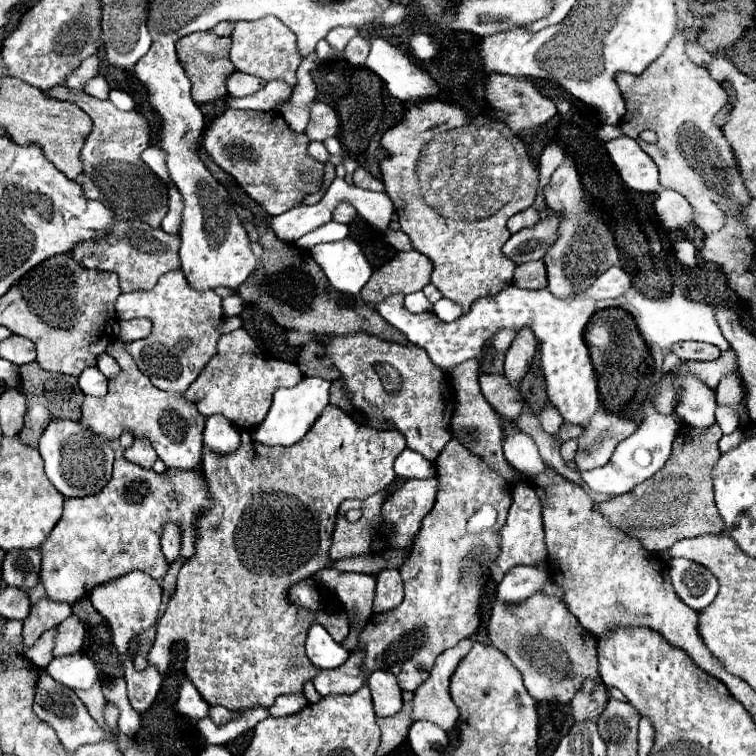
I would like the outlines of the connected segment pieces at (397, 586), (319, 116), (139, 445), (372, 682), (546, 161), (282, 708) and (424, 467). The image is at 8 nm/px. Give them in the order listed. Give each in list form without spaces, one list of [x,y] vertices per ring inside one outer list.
[[[386,569],[376,577],[376,595],[374,595],[374,613],[384,613],[400,605],[404,599],[400,573]]]
[[[320,101],[310,105],[310,123],[304,131],[310,141],[326,141],[328,137],[336,137],[339,126],[339,117],[330,105]]]
[[[136,439],[134,445],[128,451],[124,451],[124,457],[130,463],[136,463],[136,465],[140,465],[144,469],[152,469],[154,461],[158,459],[156,453],[154,453],[154,449],[152,449],[152,445],[146,439]]]
[[[372,671],[368,677],[368,687],[372,691],[374,711],[378,717],[396,715],[402,707],[402,689],[396,677],[388,671]]]
[[[550,141],[542,149],[542,153],[540,153],[540,165],[538,165],[540,167],[540,185],[538,185],[538,195],[536,195],[534,207],[540,209],[544,205],[544,201],[542,201],[542,189],[548,185],[552,171],[564,161],[564,157],[566,157],[566,153],[564,153],[564,149],[556,141]]]
[[[292,693],[292,695],[280,695],[276,697],[274,705],[268,707],[272,717],[284,717],[284,715],[294,715],[302,711],[308,705],[304,693]]]
[[[404,449],[396,457],[394,469],[396,469],[396,475],[404,479],[428,479],[428,477],[434,477],[436,473],[434,465],[412,449]]]

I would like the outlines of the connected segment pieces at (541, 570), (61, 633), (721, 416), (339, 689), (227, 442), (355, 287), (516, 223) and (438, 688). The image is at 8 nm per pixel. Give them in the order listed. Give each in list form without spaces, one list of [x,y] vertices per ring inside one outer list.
[[[514,567],[510,573],[504,575],[502,583],[498,585],[496,599],[510,605],[524,603],[534,593],[540,593],[546,581],[548,581],[546,567]]]
[[[70,615],[64,623],[58,625],[54,657],[76,653],[82,647],[82,639],[84,639],[84,625],[80,623],[80,619],[76,615]]]
[[[718,405],[718,409],[716,409],[716,423],[720,425],[720,429],[726,435],[732,433],[734,429],[740,427],[740,413],[738,413],[738,409],[728,407],[728,405]]]
[[[354,651],[346,659],[346,663],[336,669],[324,669],[312,679],[312,683],[316,691],[324,697],[330,693],[354,693],[364,685],[366,677],[368,675],[362,669],[362,653]]]
[[[222,415],[206,419],[204,445],[216,453],[232,453],[240,445],[240,429]]]
[[[348,237],[334,243],[314,245],[310,251],[328,277],[330,287],[338,293],[358,295],[372,275],[372,267],[362,249]]]
[[[530,207],[528,211],[516,213],[516,215],[508,221],[508,229],[510,229],[510,233],[518,233],[518,231],[522,231],[522,229],[526,229],[526,227],[534,227],[538,221],[540,221],[540,213],[538,213],[534,207]]]
[[[472,639],[460,641],[456,647],[440,653],[430,671],[430,677],[414,691],[414,713],[412,721],[428,719],[440,725],[444,731],[452,729],[458,719],[458,707],[450,699],[450,677],[458,667],[460,659],[472,649]]]

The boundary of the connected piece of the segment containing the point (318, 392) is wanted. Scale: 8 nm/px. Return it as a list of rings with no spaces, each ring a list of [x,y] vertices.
[[[304,377],[294,387],[280,387],[272,395],[272,407],[266,419],[252,431],[252,439],[264,445],[294,445],[298,443],[310,427],[316,423],[324,407],[330,405],[330,381],[322,377]]]

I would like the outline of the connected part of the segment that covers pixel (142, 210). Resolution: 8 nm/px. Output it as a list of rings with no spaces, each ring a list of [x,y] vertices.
[[[56,85],[44,91],[44,95],[48,99],[70,101],[78,105],[94,121],[94,129],[82,149],[84,173],[80,177],[80,185],[84,187],[84,195],[88,199],[102,201],[120,219],[140,219],[152,229],[160,227],[162,219],[168,213],[166,185],[162,185],[162,181],[140,159],[142,151],[150,145],[150,125],[142,113],[136,109],[120,111],[110,101],[96,101],[86,93],[74,93],[66,85]]]

